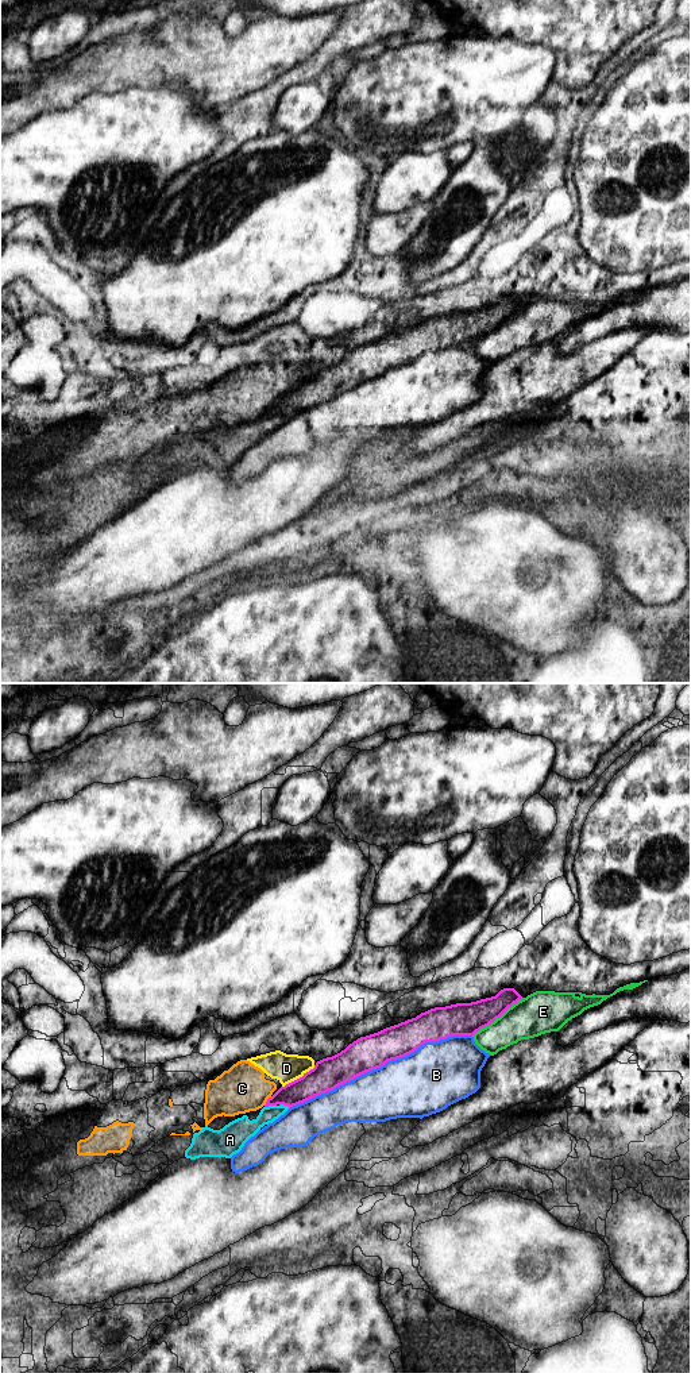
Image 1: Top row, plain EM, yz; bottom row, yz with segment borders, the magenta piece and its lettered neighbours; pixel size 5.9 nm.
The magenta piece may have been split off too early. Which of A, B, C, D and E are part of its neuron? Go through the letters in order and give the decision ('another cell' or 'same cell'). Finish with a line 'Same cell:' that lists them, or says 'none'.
A: another cell
B: another cell
C: another cell
D: another cell
E: another cell
Same cell: none

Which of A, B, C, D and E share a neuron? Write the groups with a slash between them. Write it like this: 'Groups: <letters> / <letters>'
Groups: A / B / C D / E

